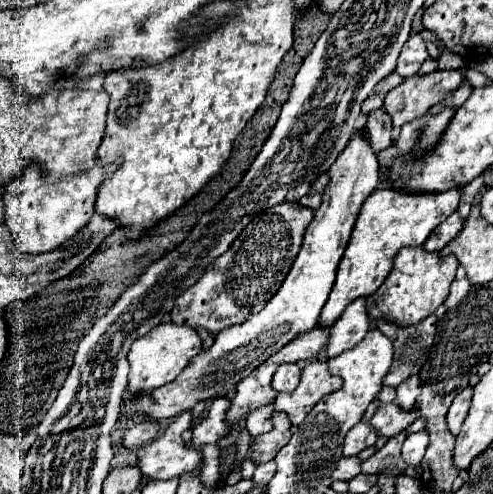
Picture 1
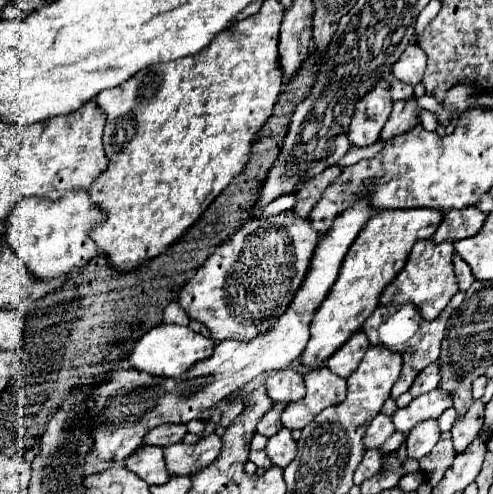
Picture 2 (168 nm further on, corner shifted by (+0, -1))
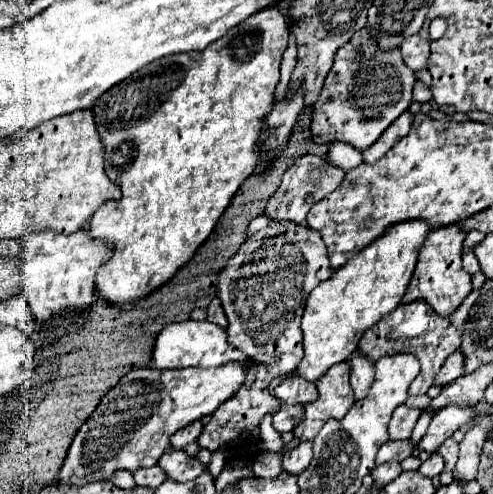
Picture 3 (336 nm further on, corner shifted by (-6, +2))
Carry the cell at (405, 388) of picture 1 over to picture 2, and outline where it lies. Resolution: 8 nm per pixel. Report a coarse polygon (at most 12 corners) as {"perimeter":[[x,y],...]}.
{"perimeter":[[438,362],[426,366],[414,386],[412,396],[426,394],[440,384]]}

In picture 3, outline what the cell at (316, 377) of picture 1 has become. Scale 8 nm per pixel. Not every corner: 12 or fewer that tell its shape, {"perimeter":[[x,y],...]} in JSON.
{"perimeter":[[346,363],[330,367],[316,383],[320,397],[304,405],[294,427],[302,441],[314,439],[330,419],[354,405]]}

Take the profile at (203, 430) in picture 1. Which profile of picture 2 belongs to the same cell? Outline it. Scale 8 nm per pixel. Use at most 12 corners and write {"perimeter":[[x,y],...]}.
{"perimeter":[[216,434],[196,446],[164,448],[172,476],[190,476],[214,462],[222,448]]}

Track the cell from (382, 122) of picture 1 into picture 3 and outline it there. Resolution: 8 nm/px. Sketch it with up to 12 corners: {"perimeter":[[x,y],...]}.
{"perimeter":[[366,29],[334,57],[314,141],[360,151],[410,107],[416,73]]}

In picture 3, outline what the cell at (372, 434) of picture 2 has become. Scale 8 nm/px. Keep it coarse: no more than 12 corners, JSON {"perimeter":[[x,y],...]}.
{"perimeter":[[396,407],[388,423],[390,439],[408,439],[422,409]]}

